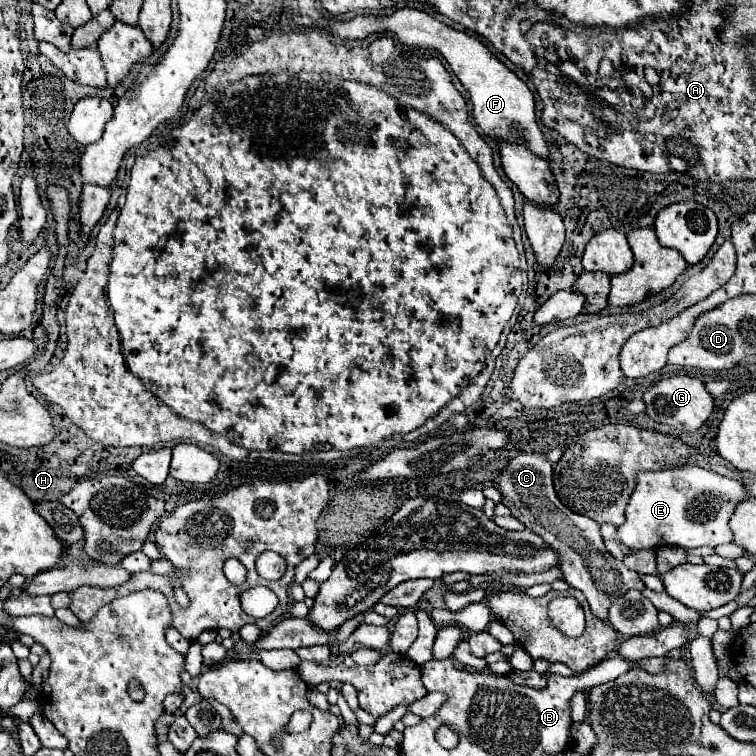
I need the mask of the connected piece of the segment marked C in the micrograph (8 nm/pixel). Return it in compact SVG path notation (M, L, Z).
M523 452L515 456L507 468L503 468L495 486L503 494L503 504L511 510L511 514L525 524L525 528L537 532L559 556L559 570L563 572L563 580L581 590L591 606L591 612L601 620L607 618L609 606L629 588L645 588L639 574L629 570L621 560L613 558L601 538L599 524L583 514L575 514L561 504L553 488L553 464L545 454L539 452Z

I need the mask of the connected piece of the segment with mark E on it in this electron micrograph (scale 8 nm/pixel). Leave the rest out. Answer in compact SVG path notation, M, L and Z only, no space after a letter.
M681 466L681 468L659 470L659 472L639 472L637 486L627 504L627 512L625 512L627 520L623 526L619 526L619 538L631 550L659 548L659 546L699 548L699 546L719 546L719 544L733 542L733 534L727 522L735 504L741 502L745 496L747 492L739 480L719 476L711 470L697 468L697 466Z

